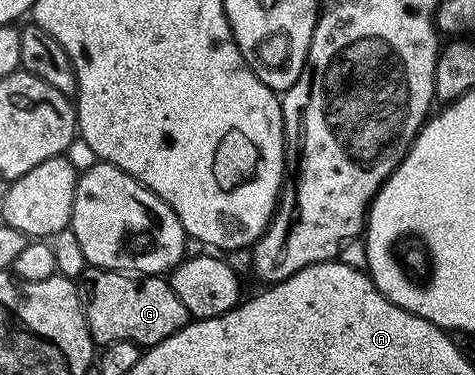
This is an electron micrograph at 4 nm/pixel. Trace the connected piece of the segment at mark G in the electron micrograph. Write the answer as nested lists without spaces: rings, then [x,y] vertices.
[[[89,266],[78,280],[78,290],[84,320],[96,345],[130,341],[147,349],[166,341],[166,337],[178,333],[190,322],[186,305],[178,301],[178,293],[174,293],[164,277],[141,277],[135,273],[104,271],[101,267]]]

